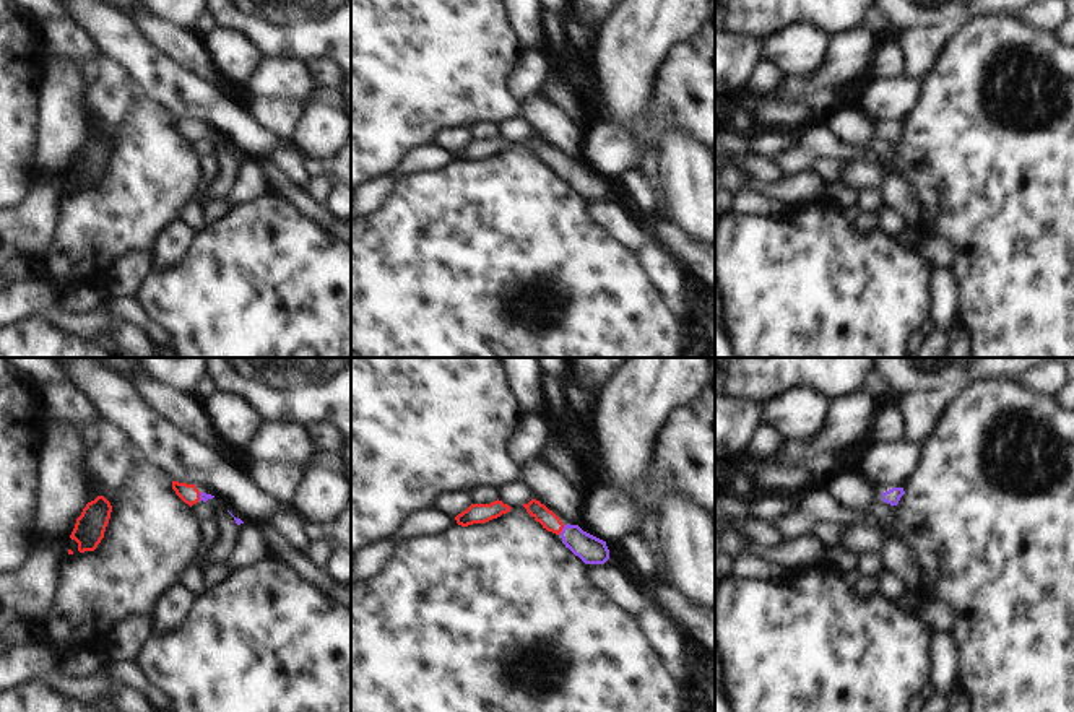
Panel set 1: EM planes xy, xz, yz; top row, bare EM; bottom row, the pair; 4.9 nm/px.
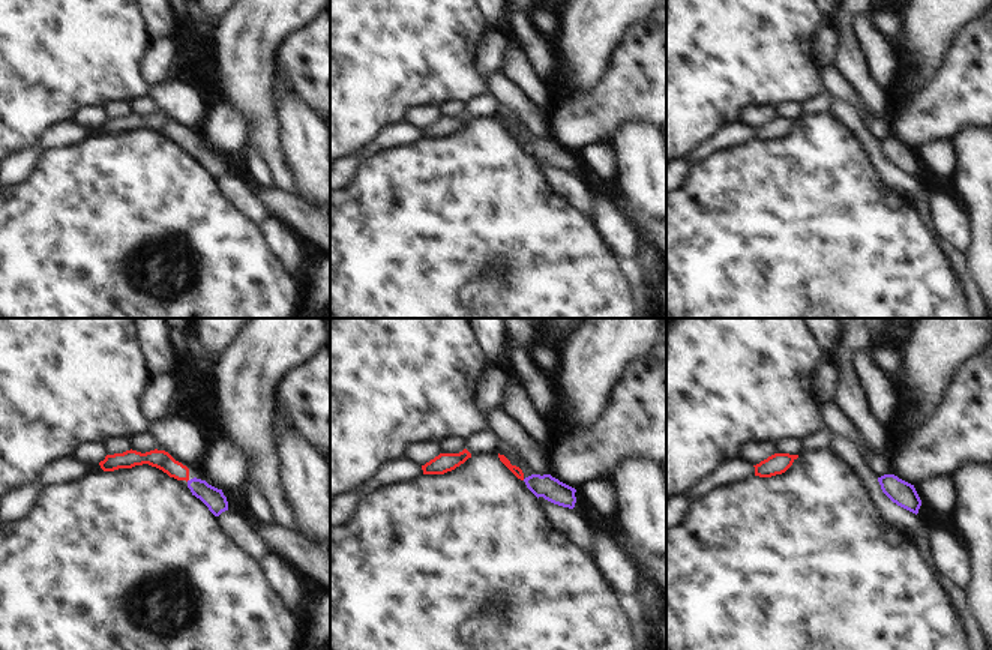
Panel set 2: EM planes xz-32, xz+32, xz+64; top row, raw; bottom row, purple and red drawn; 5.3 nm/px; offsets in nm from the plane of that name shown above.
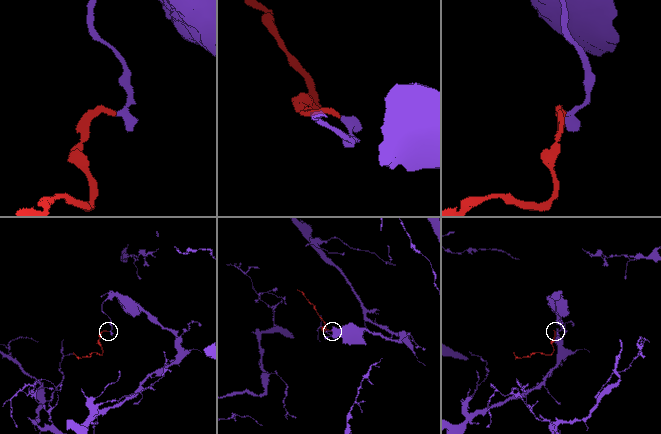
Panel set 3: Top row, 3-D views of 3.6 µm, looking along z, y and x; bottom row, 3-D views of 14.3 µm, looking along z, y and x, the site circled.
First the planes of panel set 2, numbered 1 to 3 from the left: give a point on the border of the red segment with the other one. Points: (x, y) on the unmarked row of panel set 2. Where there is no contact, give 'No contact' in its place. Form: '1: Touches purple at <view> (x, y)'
1: No contact
2: No contact
3: No contact

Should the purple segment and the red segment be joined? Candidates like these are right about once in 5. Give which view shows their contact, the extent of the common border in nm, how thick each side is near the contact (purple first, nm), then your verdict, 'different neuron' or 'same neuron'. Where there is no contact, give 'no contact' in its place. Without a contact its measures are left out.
xz | 50 nm | 140/90 nm | same neuron

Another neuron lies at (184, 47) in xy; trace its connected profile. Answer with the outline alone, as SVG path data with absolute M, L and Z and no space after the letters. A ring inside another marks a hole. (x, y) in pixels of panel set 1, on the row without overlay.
M107 0L101 2L109 3L120 15L130 20L136 34L177 67L208 85L218 86L221 83L210 65L201 39L195 31L180 29L141 8L120 8Z

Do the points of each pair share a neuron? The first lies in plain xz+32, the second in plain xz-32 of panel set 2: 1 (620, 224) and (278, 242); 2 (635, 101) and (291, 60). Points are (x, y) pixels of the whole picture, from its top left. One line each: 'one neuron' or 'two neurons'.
1: one neuron
2: one neuron

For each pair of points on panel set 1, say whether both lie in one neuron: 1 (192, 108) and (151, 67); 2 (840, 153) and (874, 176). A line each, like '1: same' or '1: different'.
1: same
2: different

